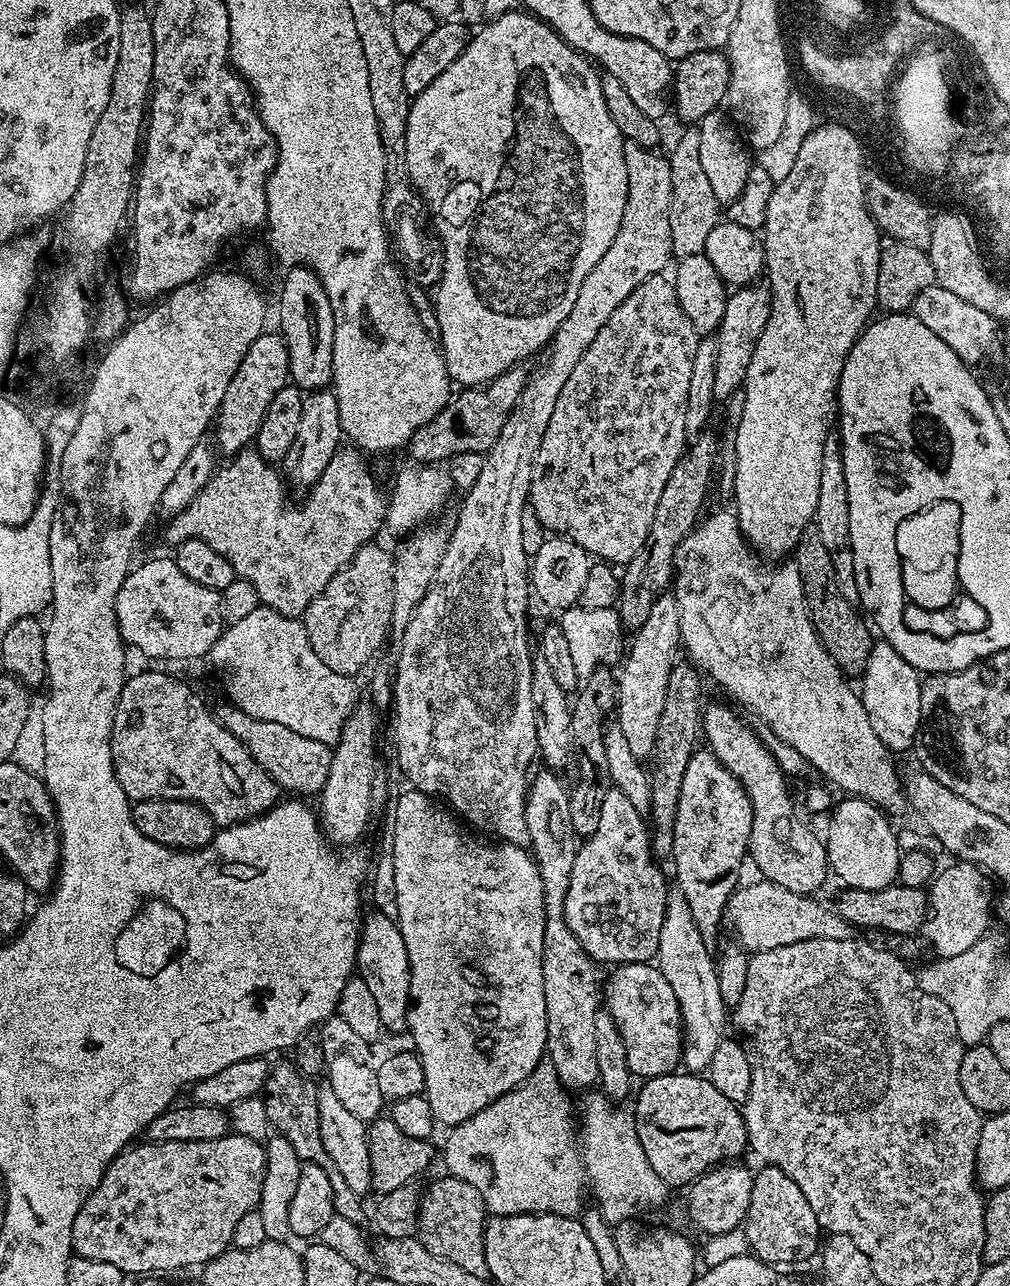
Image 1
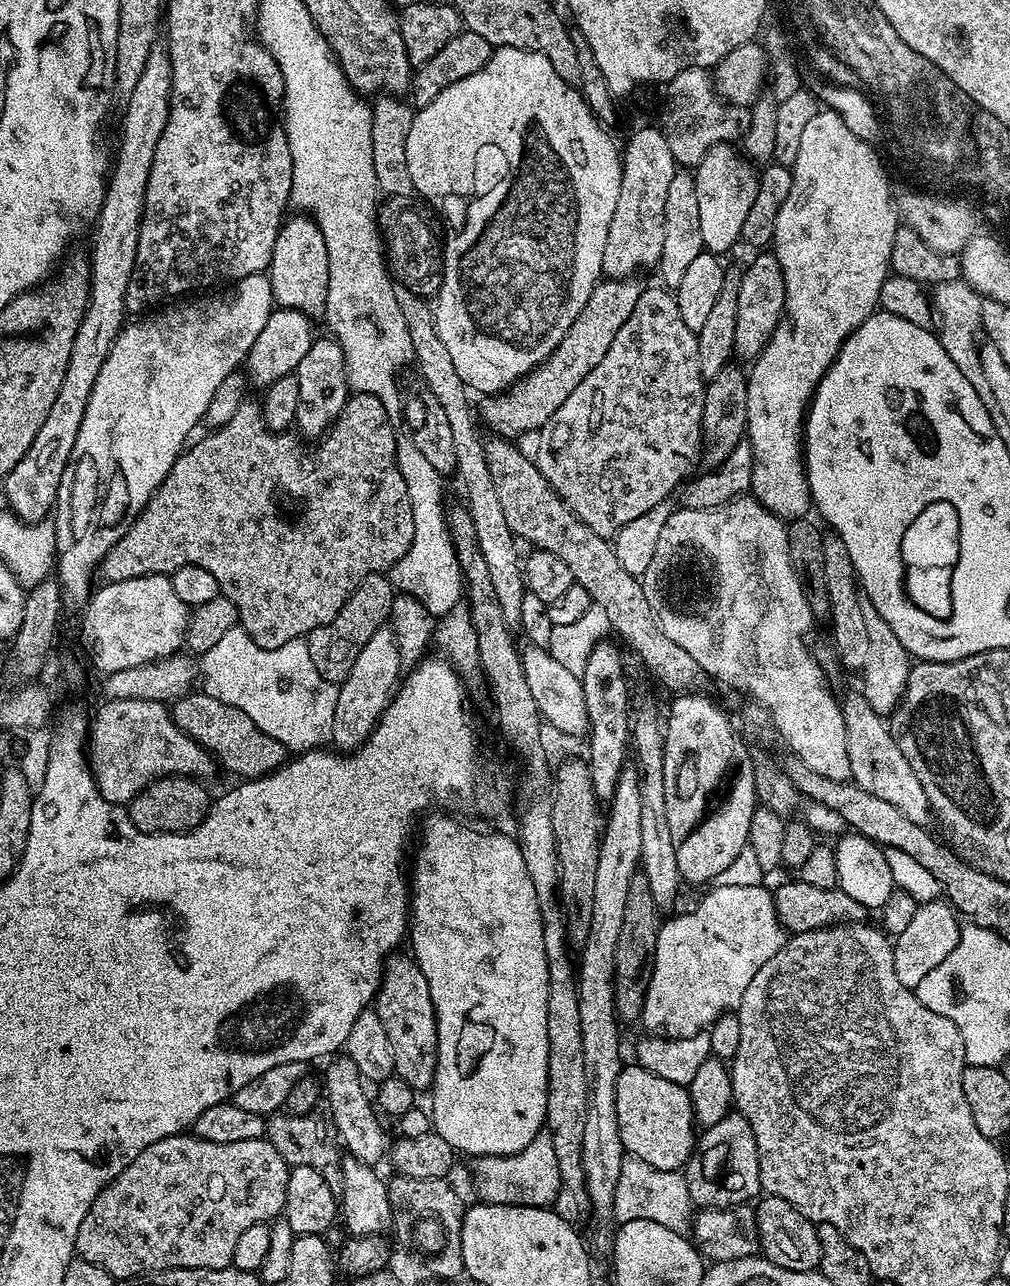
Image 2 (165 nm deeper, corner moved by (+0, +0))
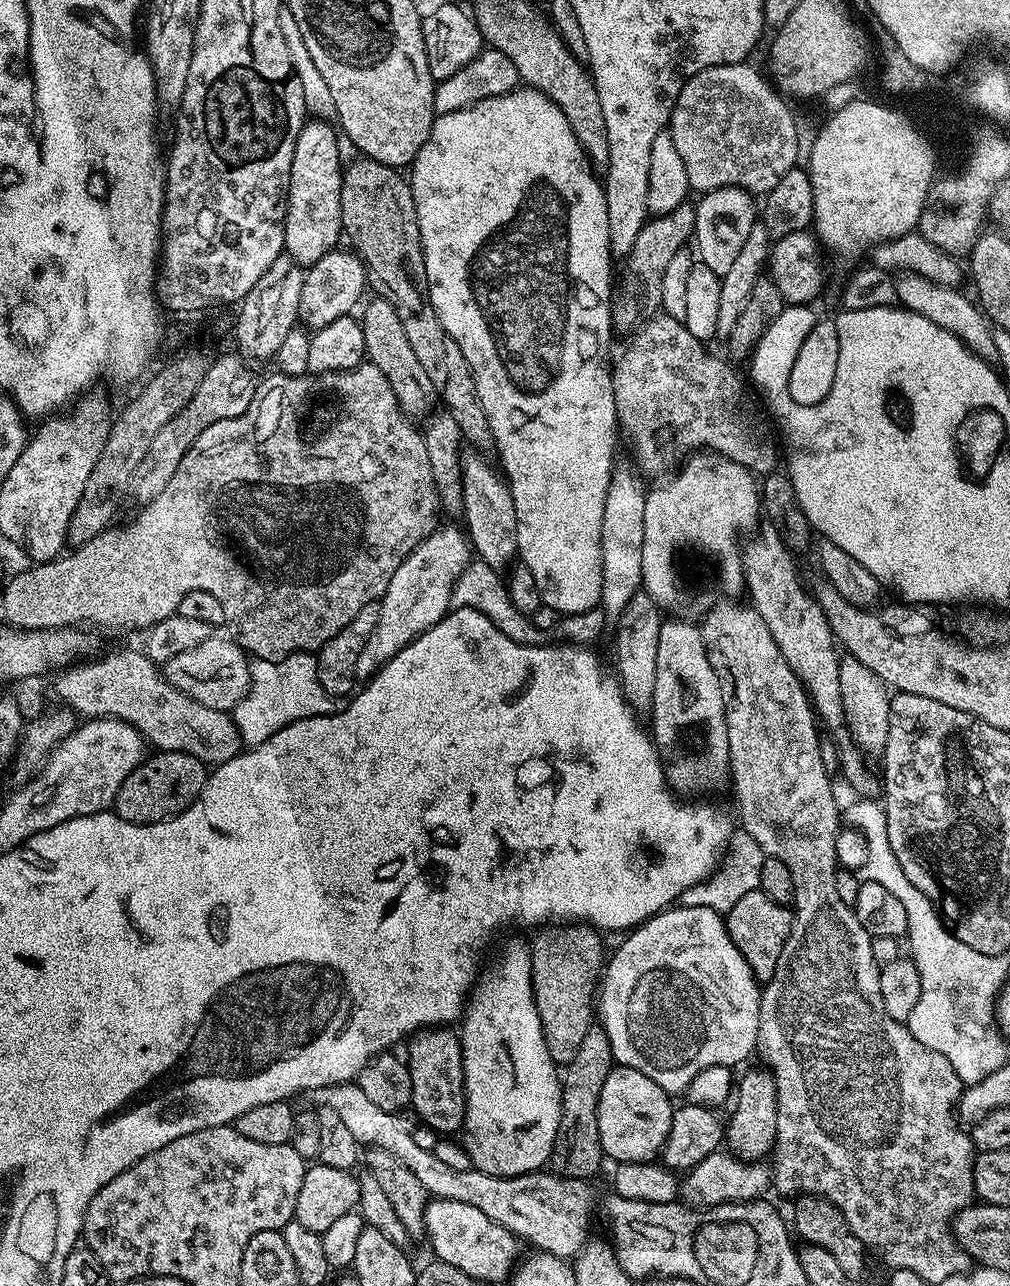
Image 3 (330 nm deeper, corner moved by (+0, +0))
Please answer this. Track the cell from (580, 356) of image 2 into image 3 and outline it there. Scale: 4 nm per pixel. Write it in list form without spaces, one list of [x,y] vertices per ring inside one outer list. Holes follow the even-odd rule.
[[[688,202],[670,210],[670,214],[652,216],[645,220],[642,230],[638,230],[634,250],[623,257],[624,269],[618,272],[618,287],[612,302],[612,326],[617,333],[635,333],[644,321],[651,320],[661,311],[662,278],[666,274],[666,265],[673,260],[674,254],[678,254],[680,248],[693,239],[695,231],[696,209]]]

